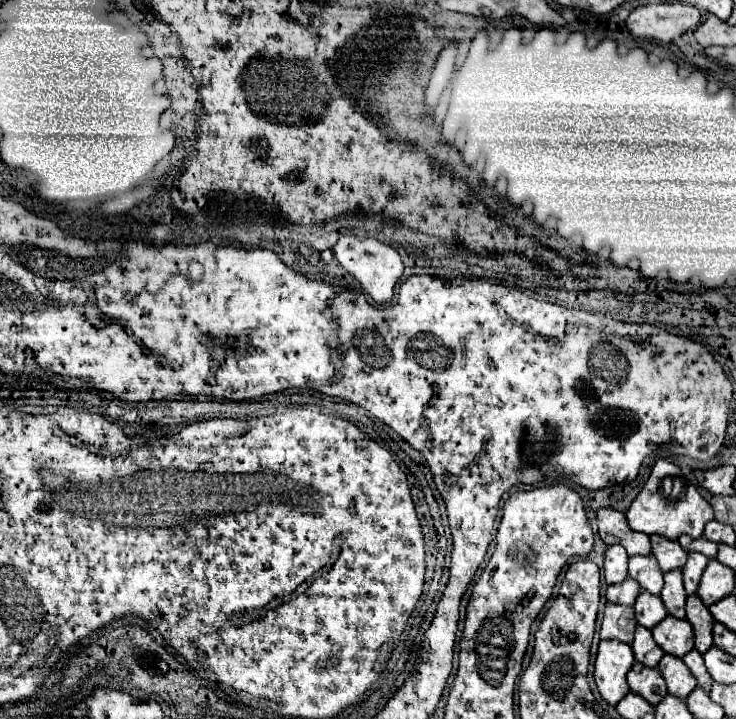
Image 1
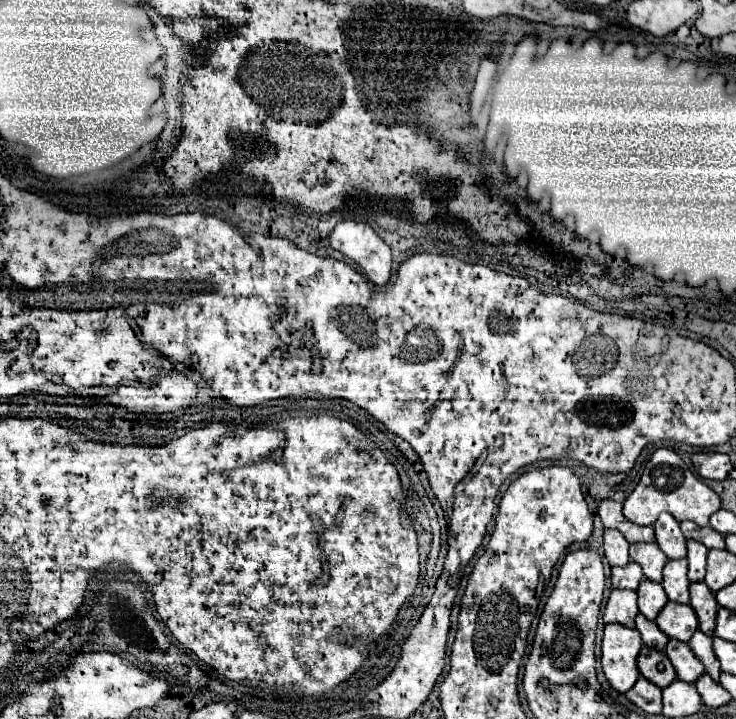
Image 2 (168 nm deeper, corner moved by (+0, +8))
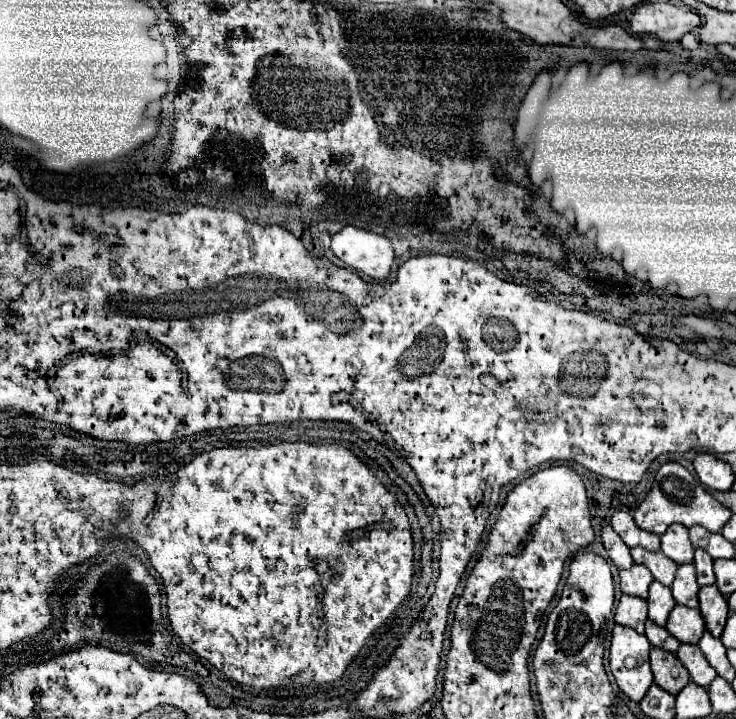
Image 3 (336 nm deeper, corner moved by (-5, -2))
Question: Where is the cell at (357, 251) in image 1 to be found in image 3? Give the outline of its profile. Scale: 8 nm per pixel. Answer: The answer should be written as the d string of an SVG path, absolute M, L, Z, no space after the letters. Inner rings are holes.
M345 226L331 236L331 250L349 268L365 274L373 280L387 280L393 264L391 240L375 232Z

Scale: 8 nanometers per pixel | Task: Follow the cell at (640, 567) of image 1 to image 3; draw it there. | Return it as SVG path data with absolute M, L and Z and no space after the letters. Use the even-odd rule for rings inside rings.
M637 546L637 548L631 548L631 556L633 556L635 564L647 566L657 582L661 582L665 586L673 584L677 564L671 558L667 558L663 552L649 552L649 550Z

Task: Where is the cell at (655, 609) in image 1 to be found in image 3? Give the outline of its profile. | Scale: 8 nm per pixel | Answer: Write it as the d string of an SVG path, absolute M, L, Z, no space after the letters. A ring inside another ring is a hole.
M651 582L647 604L649 604L649 620L653 620L659 626L665 626L667 616L675 606L675 598L671 594L671 588L663 586L661 582Z

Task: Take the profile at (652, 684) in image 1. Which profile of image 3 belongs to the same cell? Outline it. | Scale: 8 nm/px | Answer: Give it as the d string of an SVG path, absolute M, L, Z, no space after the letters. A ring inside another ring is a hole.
M651 648L651 668L655 684L671 694L679 694L679 690L691 680L687 668L679 662L679 658L661 648Z

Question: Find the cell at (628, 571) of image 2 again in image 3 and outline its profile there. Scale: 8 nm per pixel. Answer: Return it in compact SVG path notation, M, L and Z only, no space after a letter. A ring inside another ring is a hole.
M633 564L629 570L619 570L621 574L621 590L623 594L647 598L647 588L653 582L653 574L649 568L641 564Z

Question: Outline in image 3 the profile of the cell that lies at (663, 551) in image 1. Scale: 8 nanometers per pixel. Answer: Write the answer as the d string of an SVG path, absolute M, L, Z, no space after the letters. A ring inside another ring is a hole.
M673 524L661 536L661 552L677 564L693 562L693 546L689 542L689 530L683 524Z

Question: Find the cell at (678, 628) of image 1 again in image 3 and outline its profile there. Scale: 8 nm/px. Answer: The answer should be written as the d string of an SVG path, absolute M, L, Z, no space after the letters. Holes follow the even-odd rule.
M675 606L669 614L667 626L665 626L679 642L697 644L699 636L705 632L705 620L699 610L687 608L687 606Z

